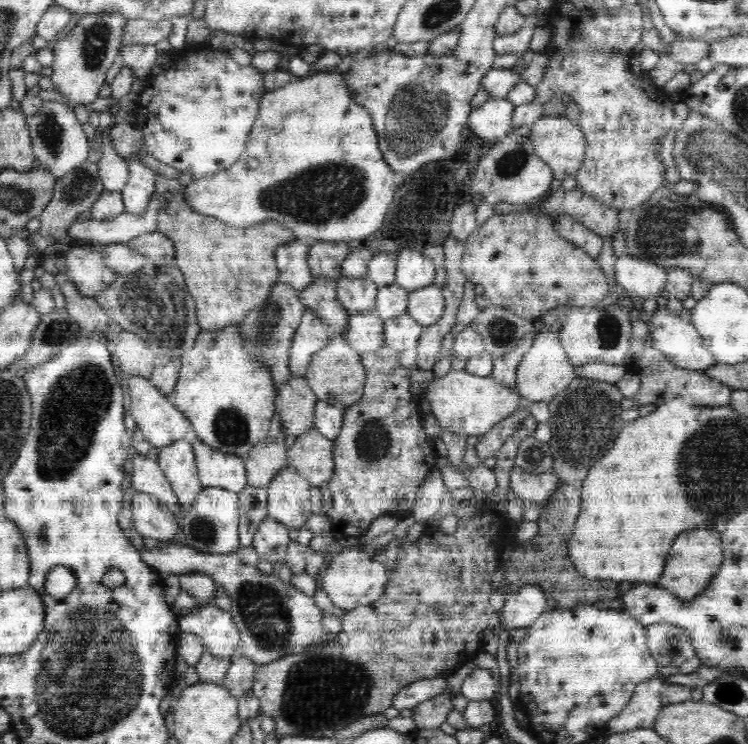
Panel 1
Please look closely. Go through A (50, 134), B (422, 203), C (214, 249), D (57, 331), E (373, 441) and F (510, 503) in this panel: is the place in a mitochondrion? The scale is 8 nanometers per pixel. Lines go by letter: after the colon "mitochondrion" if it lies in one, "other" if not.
A: mitochondrion
B: mitochondrion
C: other
D: mitochondrion
E: mitochondrion
F: other

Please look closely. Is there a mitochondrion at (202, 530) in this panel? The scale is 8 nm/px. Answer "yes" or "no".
yes

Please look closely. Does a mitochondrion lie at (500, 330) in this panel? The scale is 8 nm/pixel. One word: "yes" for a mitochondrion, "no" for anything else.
yes

